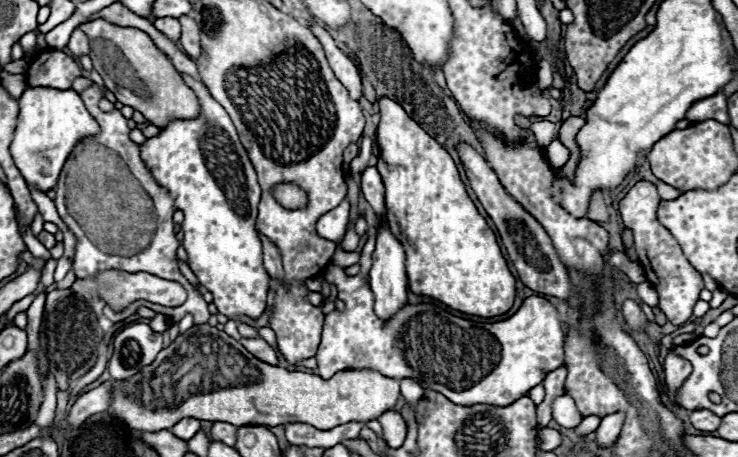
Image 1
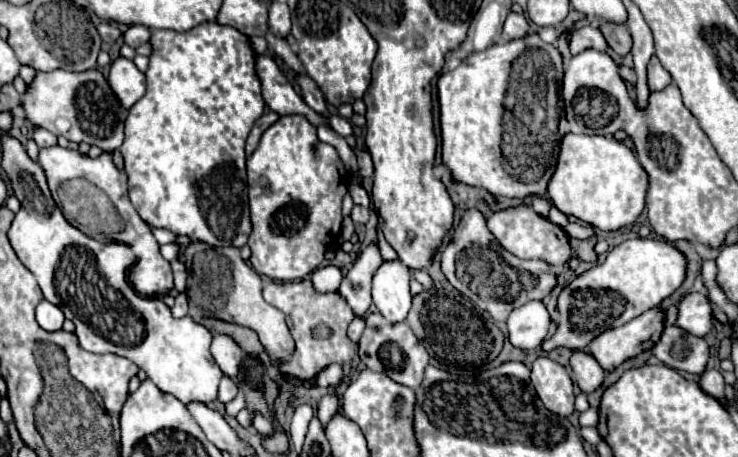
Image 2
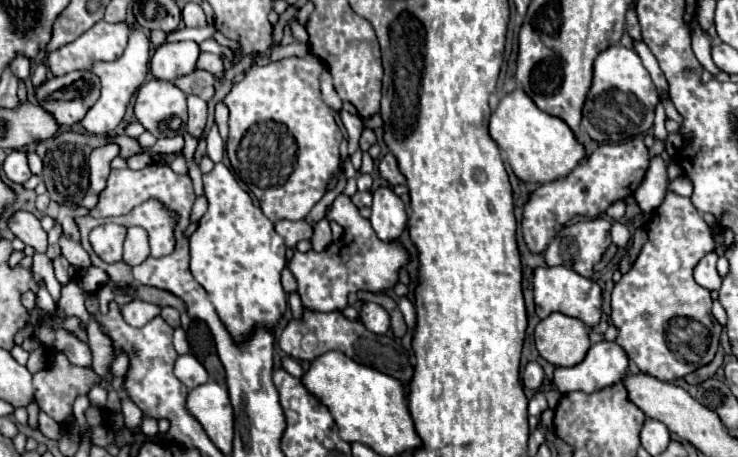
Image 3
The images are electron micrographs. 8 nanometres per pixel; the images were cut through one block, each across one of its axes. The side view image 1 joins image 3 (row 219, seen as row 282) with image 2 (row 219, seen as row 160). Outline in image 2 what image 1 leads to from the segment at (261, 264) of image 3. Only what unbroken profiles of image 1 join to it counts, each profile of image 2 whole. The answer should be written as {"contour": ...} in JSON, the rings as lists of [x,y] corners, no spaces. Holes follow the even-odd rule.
{"contour":[[[202,22],[188,32],[154,30],[154,54],[146,72],[146,94],[128,110],[126,138],[120,146],[128,172],[130,200],[144,222],[168,228],[208,246],[242,248],[252,232],[246,186],[244,142],[250,128],[264,112],[258,78],[254,76],[254,50],[248,36],[236,28]]]}

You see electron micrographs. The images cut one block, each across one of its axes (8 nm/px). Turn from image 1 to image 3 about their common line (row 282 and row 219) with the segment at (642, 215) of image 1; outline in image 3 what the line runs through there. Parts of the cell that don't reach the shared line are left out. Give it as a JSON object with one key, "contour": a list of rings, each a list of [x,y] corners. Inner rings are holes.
{"contour":[[[666,192],[664,202],[652,212],[648,228],[648,242],[642,246],[638,260],[632,270],[622,276],[622,280],[612,290],[612,324],[618,328],[616,344],[628,354],[630,360],[646,374],[656,374],[658,380],[674,382],[676,378],[684,378],[690,372],[706,366],[714,360],[718,350],[718,338],[722,326],[714,320],[710,308],[710,290],[696,284],[692,270],[696,262],[716,248],[712,228],[702,220],[700,212],[694,208],[690,198],[678,196],[674,192]]]}

